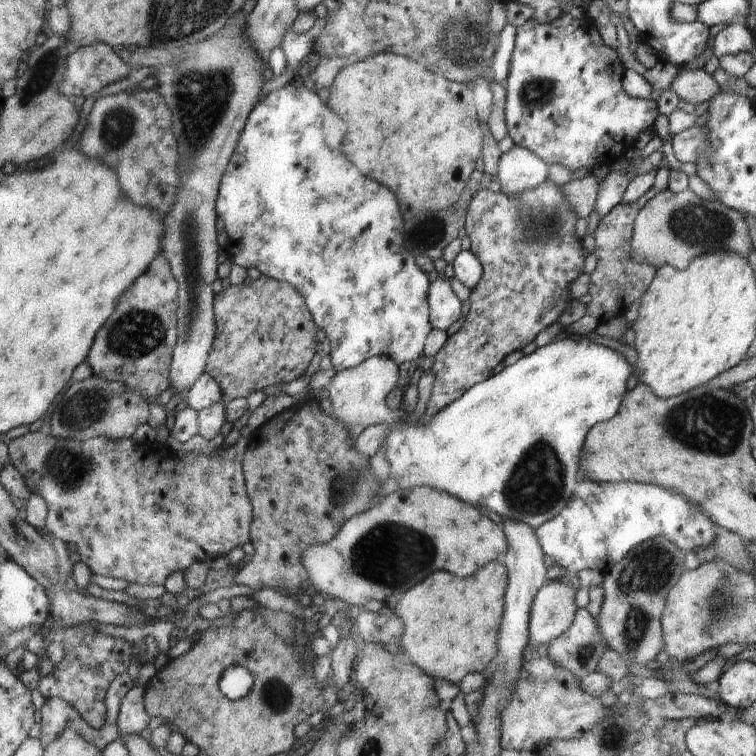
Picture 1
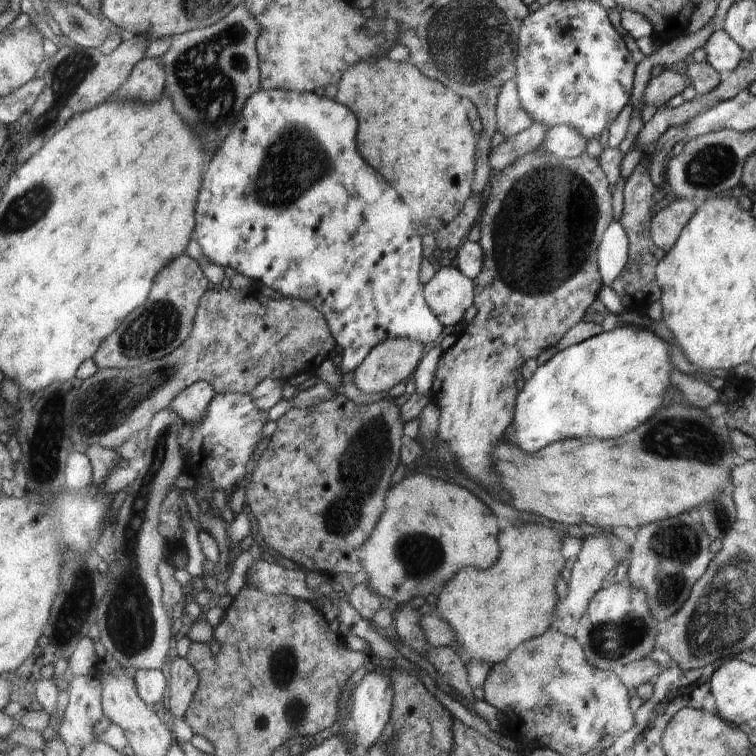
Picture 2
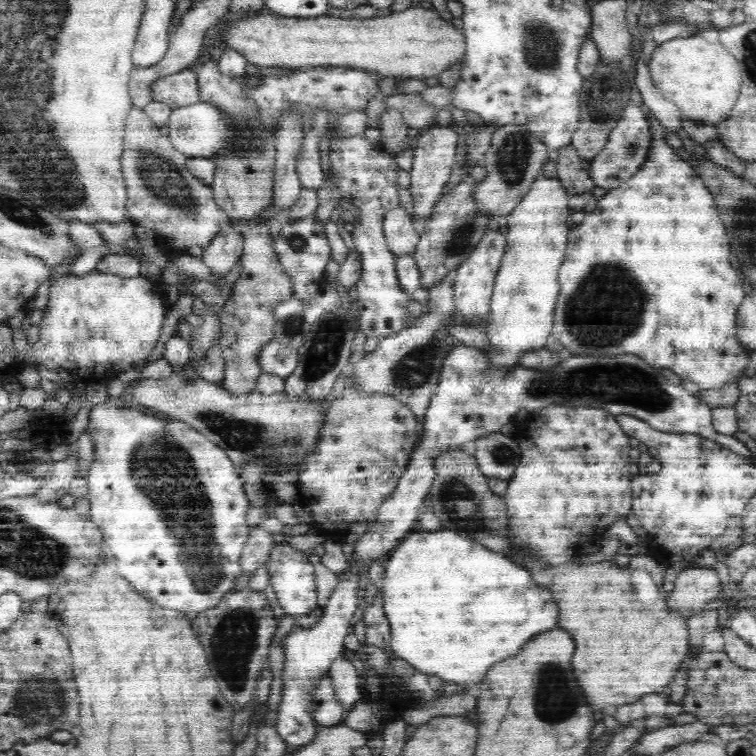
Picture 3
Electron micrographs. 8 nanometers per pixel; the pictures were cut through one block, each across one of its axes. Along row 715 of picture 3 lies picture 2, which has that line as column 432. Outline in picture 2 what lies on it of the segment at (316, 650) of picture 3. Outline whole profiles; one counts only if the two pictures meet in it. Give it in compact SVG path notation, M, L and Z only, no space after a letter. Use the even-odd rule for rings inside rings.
M441 267L424 286L432 312L444 326L456 326L473 305L474 283L455 267Z

